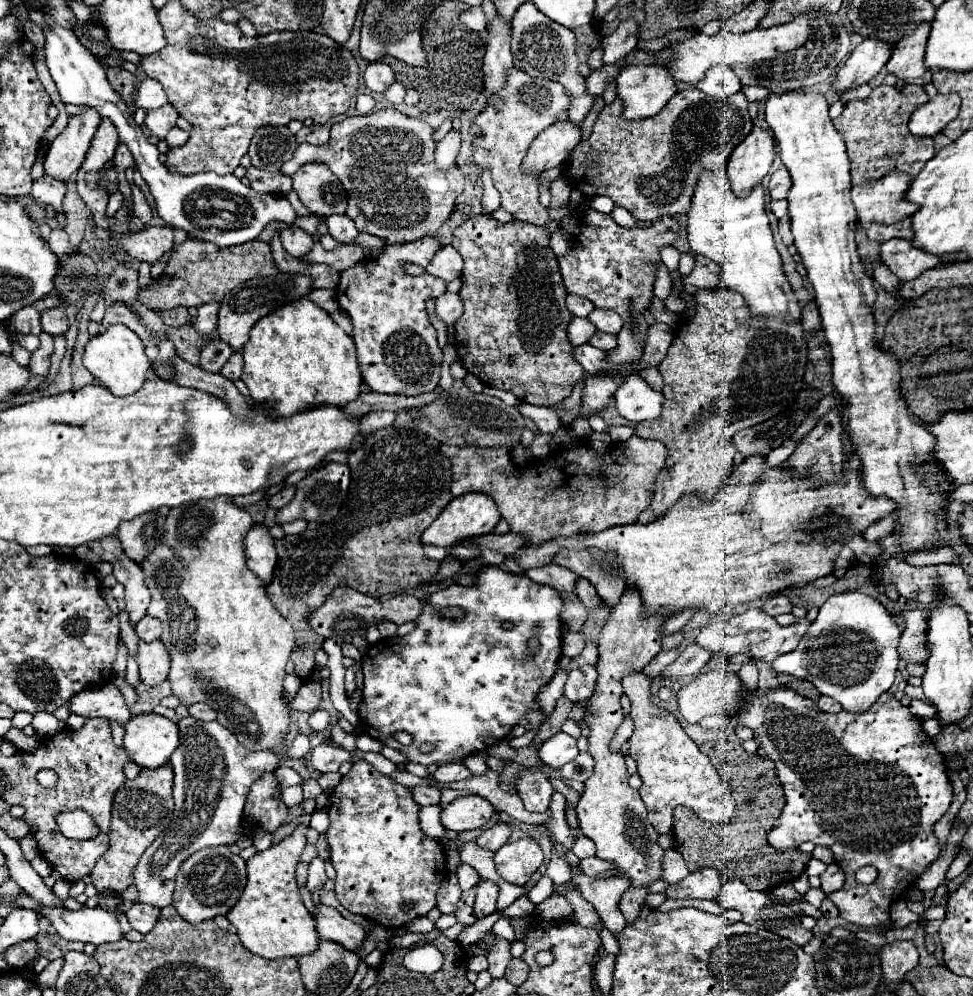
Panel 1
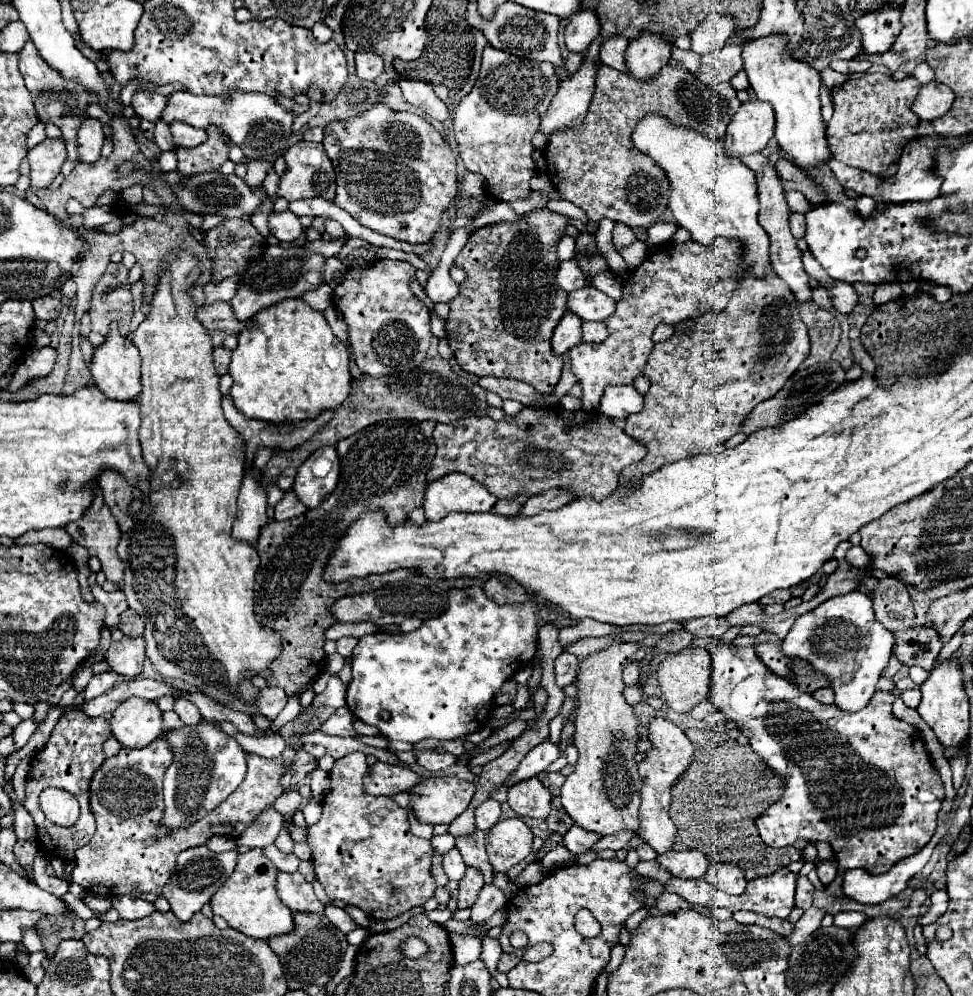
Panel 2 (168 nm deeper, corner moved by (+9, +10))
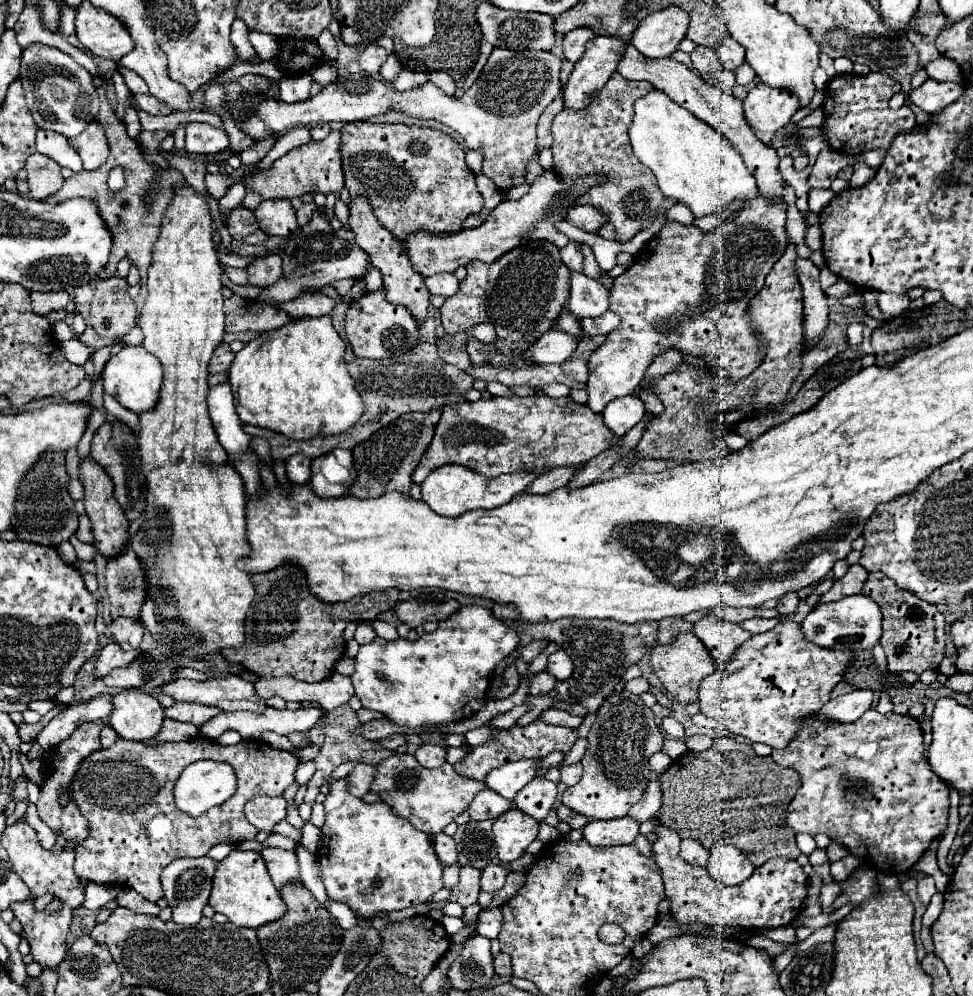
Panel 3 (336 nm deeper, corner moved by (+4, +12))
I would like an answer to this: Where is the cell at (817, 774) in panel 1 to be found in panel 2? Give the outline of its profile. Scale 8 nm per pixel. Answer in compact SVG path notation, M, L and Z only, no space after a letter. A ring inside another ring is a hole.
M714 643L708 649L712 655L710 701L726 719L738 725L740 733L748 737L750 747L774 775L784 781L784 795L756 819L758 833L766 845L786 847L796 839L828 841L840 871L836 879L826 885L826 893L844 899L844 869L860 867L872 875L886 873L894 863L918 853L918 849L932 839L944 801L944 783L926 751L920 731L894 717L892 693L876 691L866 709L842 713L836 705L818 703L810 693L800 691L788 679L774 675L774 671L760 661L754 647L738 651L734 645Z

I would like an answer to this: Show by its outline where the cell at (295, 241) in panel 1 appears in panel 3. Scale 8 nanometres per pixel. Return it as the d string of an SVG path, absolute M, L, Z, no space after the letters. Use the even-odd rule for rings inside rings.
M289 199L263 201L255 211L255 219L259 223L259 229L265 231L267 235L289 237L291 233L297 231L295 209Z

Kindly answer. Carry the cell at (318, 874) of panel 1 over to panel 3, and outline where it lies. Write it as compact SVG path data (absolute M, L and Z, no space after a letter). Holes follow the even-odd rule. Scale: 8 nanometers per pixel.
M305 823L305 827L301 829L301 843L311 853L315 853L319 849L319 843L321 843L321 829L317 829L313 823Z

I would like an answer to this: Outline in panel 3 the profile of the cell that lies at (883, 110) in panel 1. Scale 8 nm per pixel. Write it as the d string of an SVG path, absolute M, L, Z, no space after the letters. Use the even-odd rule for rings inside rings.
M845 73L833 77L825 87L825 101L821 107L825 113L823 133L827 141L847 155L859 155L869 149L889 149L895 135L915 127L915 115L909 107L903 105L899 111L891 111L887 105L897 91L901 91L901 85L883 73Z

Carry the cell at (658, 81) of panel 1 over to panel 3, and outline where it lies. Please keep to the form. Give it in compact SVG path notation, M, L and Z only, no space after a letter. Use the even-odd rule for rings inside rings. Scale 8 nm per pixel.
M667 7L663 11L645 17L633 33L631 43L639 53L659 59L677 51L679 41L685 37L689 25L689 15L681 7Z

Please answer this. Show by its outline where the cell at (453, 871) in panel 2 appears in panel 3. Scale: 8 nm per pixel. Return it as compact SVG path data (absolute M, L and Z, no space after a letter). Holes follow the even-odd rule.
M437 833L431 837L433 841L433 849L437 853L437 857L445 863L445 865L453 865L457 863L457 851L455 851L455 841L453 837L445 835L445 833Z

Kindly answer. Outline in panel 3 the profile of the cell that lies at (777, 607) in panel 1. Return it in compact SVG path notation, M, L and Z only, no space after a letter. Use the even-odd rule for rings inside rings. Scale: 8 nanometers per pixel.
M791 593L791 595L783 595L783 599L779 599L777 603L777 611L779 611L779 617L785 617L785 615L791 615L799 605L799 597L797 593Z

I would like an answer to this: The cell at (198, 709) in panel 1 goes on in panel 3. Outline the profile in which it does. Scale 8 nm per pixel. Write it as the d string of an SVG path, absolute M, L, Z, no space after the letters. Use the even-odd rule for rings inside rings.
M175 701L175 705L165 709L167 719L193 723L197 727L203 725L205 721L209 721L217 713L219 713L217 707L207 707L207 705L201 705L201 703L187 703L187 701Z

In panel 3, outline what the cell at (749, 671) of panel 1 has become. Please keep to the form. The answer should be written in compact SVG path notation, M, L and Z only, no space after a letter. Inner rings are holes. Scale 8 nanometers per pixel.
M775 617L775 619L747 619L745 623L739 623L745 631L749 631L749 633L765 633L765 631L769 631L769 629L773 629L775 625L779 623L779 617Z

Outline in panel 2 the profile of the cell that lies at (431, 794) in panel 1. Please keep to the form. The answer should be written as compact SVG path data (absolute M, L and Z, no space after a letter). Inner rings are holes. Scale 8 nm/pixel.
M376 763L364 777L364 789L370 795L396 795L412 789L422 777L410 769Z

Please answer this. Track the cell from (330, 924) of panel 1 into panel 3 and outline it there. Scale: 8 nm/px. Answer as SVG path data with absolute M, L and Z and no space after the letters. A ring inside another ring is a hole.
M265 847L259 853L277 889L281 889L285 883L299 881L299 863L293 851L285 851L279 847Z

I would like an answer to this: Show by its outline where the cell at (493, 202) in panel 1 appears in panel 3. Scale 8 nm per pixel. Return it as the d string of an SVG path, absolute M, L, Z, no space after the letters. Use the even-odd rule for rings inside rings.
M439 273L439 275L427 277L425 285L433 295L443 295L443 297L451 297L459 291L459 281L453 273Z

